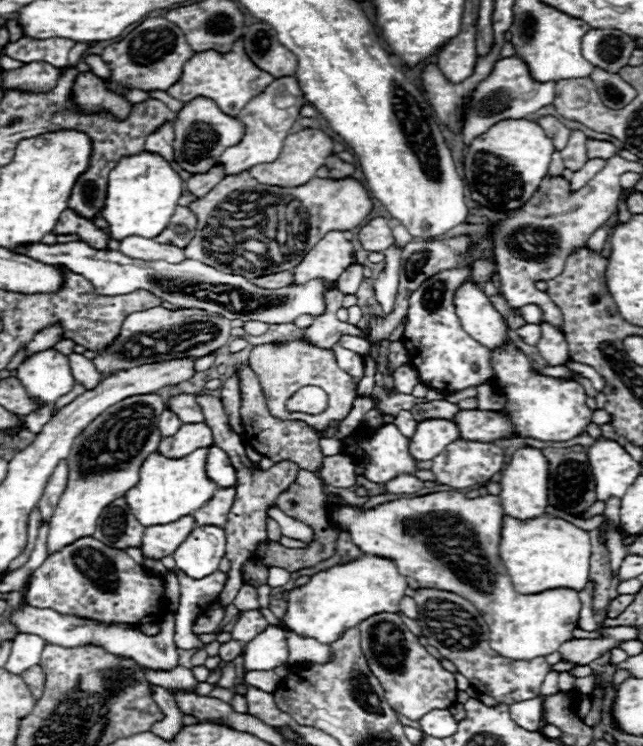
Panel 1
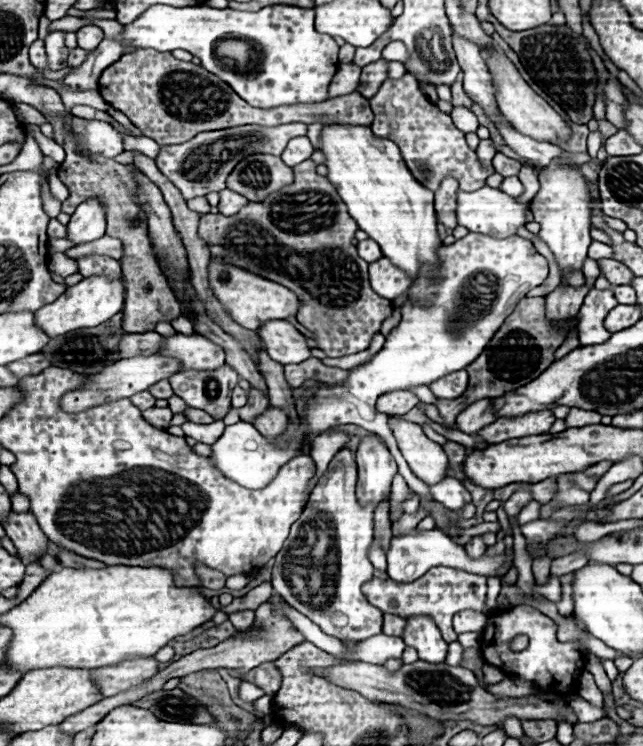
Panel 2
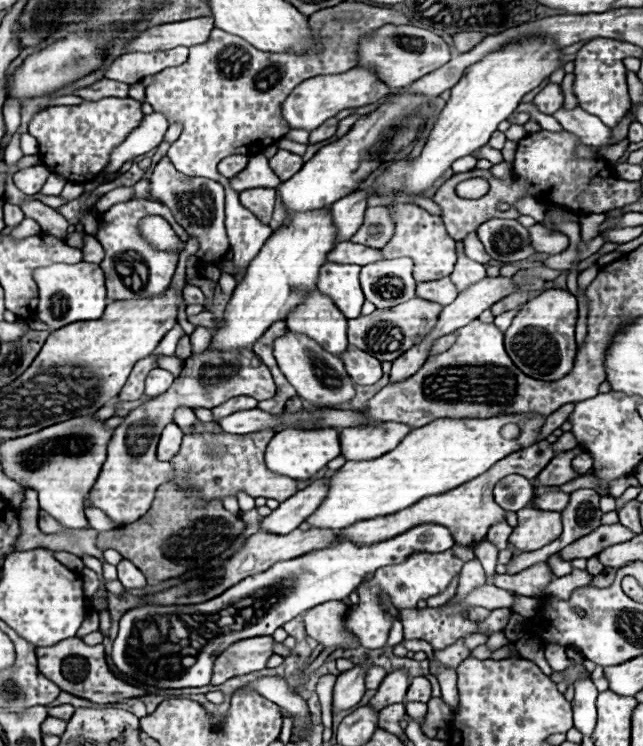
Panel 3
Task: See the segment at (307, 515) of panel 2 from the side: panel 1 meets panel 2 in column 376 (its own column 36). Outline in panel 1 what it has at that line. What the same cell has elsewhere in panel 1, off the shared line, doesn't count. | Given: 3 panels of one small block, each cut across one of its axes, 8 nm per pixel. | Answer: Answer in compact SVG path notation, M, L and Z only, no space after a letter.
M28 604L22 610L12 612L12 622L16 624L18 632L26 634L38 634L46 638L50 644L58 644L64 648L76 648L76 646L86 646L86 644L96 644L102 646L106 652L138 660L138 664L156 668L156 670L170 670L178 666L178 648L174 644L174 616L166 616L164 622L160 624L160 632L156 636L146 636L140 632L140 626L132 624L102 624L94 620L82 620L78 616L68 616L68 614L58 614L54 610L40 610L40 608L30 608Z

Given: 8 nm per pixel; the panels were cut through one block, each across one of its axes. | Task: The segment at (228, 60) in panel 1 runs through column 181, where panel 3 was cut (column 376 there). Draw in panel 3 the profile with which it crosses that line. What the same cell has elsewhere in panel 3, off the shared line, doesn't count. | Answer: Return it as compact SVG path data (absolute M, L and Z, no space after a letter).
M352 68L340 76L314 76L312 80L304 80L290 92L290 96L282 102L282 116L292 130L298 128L312 132L328 118L336 116L340 110L378 102L388 92L388 86L380 84L380 80L376 80L376 76L372 76L372 72L368 72L366 68Z

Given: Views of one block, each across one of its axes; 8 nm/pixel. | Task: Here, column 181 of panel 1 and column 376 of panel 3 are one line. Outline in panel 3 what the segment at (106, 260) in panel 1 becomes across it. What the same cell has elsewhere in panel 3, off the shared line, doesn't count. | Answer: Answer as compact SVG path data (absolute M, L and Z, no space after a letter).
M392 258L366 264L360 270L360 284L376 308L392 308L416 296L416 280L412 278L414 262L410 258Z

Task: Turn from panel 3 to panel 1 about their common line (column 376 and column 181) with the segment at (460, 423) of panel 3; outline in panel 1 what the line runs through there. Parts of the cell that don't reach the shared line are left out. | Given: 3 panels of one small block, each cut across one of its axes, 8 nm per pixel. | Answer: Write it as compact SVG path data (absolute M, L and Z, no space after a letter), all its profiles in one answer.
M206 448L194 450L184 458L166 458L160 452L152 452L146 458L146 464L142 464L140 468L138 484L130 488L124 496L136 520L146 528L154 524L168 524L182 516L194 514L208 500L212 500L218 486L206 474L206 456L208 456Z

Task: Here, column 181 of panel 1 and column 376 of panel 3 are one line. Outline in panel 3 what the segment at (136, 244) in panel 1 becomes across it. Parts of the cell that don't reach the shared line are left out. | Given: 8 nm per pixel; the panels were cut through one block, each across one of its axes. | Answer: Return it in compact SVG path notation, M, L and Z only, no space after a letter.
M340 242L332 252L328 252L330 262L340 262L340 264L372 264L376 260L384 260L382 252L378 248L370 248L364 244L356 242Z

